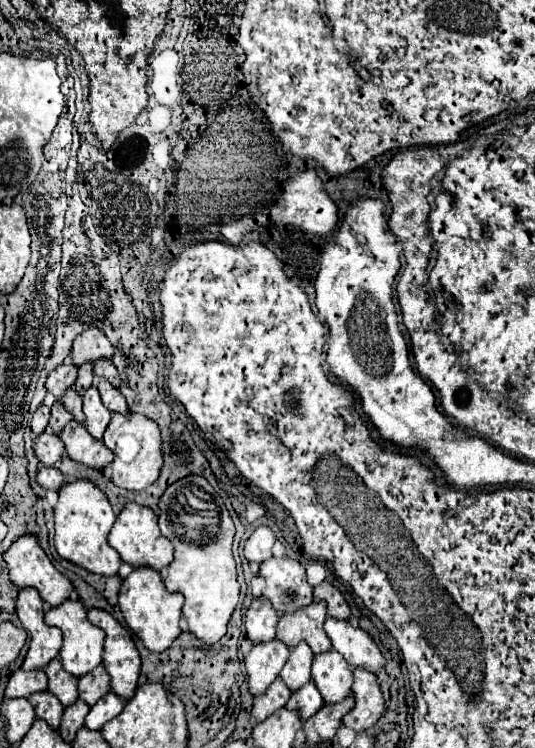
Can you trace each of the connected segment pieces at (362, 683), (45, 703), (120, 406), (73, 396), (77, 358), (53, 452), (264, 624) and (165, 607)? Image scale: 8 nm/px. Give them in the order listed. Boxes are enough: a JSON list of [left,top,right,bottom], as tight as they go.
[[342,669,384,731],[28,691,64,729],[98,381,128,413],[62,387,84,421],[72,329,114,365],[34,431,64,465],[246,597,278,643],[120,569,184,653]]

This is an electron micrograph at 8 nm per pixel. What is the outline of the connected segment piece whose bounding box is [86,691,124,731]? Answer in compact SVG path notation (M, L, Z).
M110 691L110 693L108 693L106 697L102 697L96 705L92 705L90 713L86 715L86 727L88 727L88 729L96 729L96 731L102 729L106 721L114 719L114 717L122 711L122 707L124 707L122 699Z

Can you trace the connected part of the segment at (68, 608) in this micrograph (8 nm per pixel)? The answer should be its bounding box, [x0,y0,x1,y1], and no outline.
[46,599,104,677]

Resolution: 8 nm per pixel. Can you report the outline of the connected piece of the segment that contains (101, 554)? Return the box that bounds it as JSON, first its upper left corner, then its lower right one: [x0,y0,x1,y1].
[54,479,120,575]

